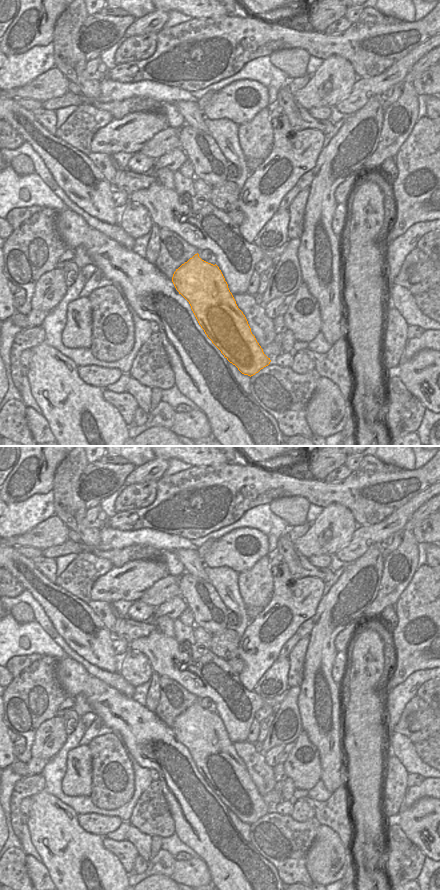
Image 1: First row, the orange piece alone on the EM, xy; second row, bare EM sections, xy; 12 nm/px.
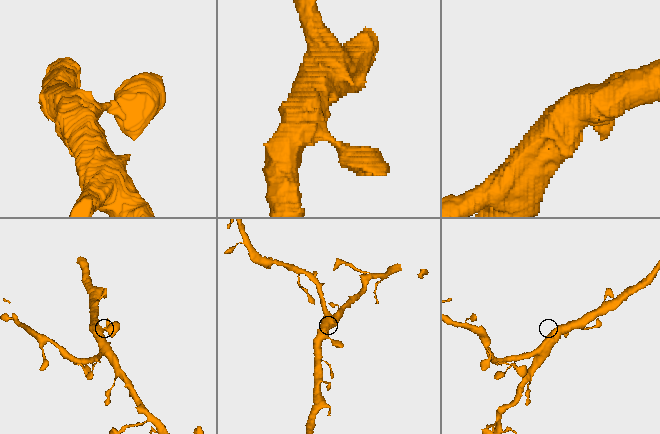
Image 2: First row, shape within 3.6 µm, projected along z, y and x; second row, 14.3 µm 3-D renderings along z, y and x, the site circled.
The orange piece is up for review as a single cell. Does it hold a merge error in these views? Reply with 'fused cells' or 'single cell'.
single cell

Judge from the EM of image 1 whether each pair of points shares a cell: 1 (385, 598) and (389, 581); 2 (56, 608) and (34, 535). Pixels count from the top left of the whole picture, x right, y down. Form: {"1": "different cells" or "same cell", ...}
{"1": "same cell", "2": "different cells"}

